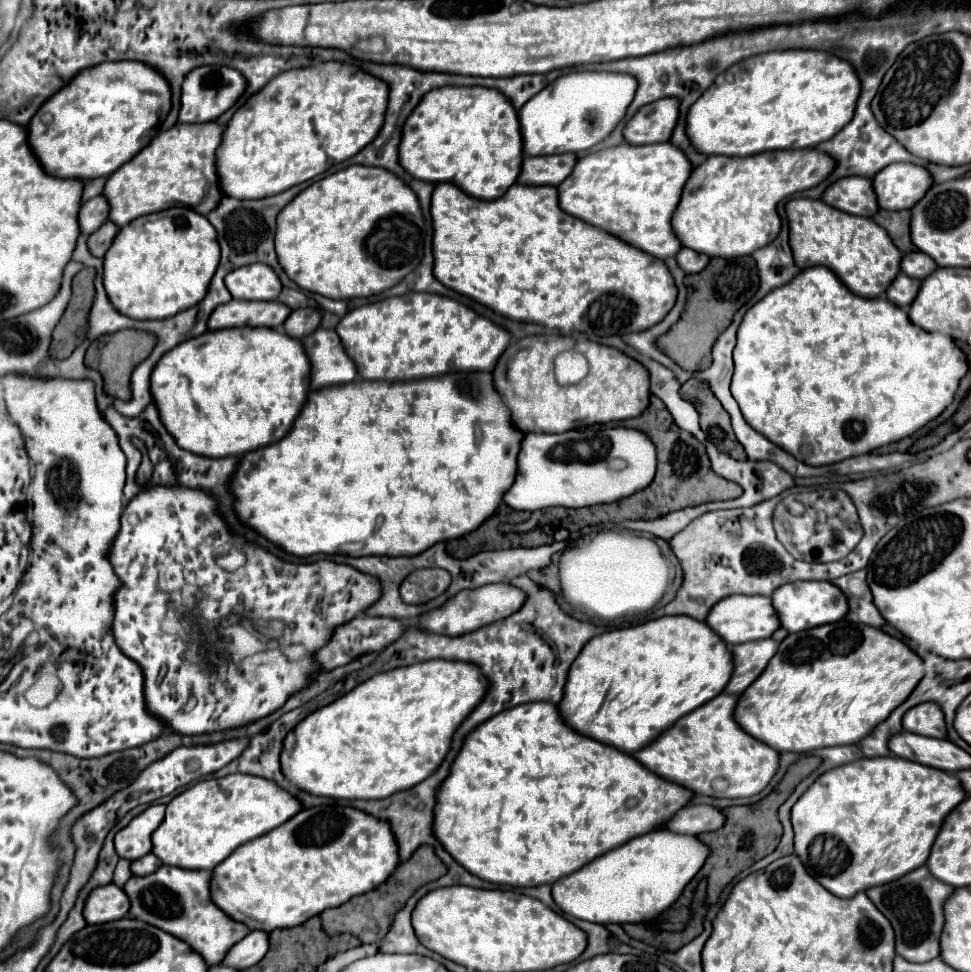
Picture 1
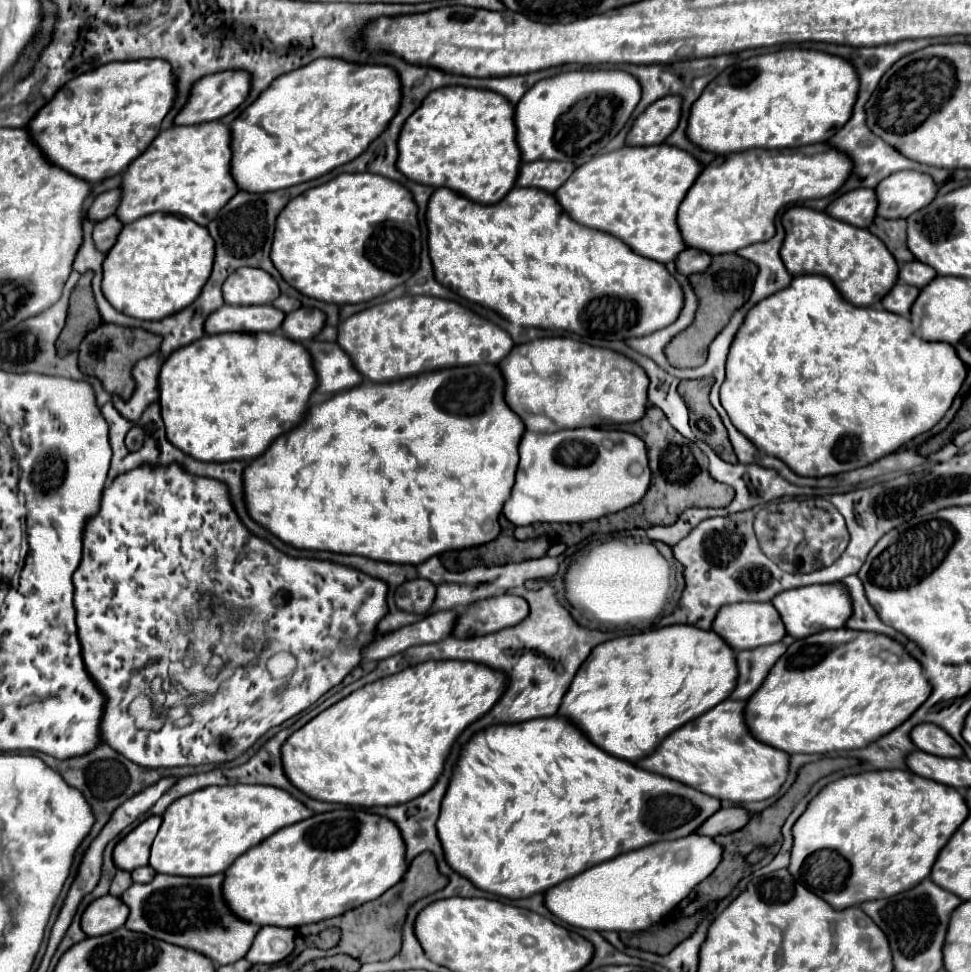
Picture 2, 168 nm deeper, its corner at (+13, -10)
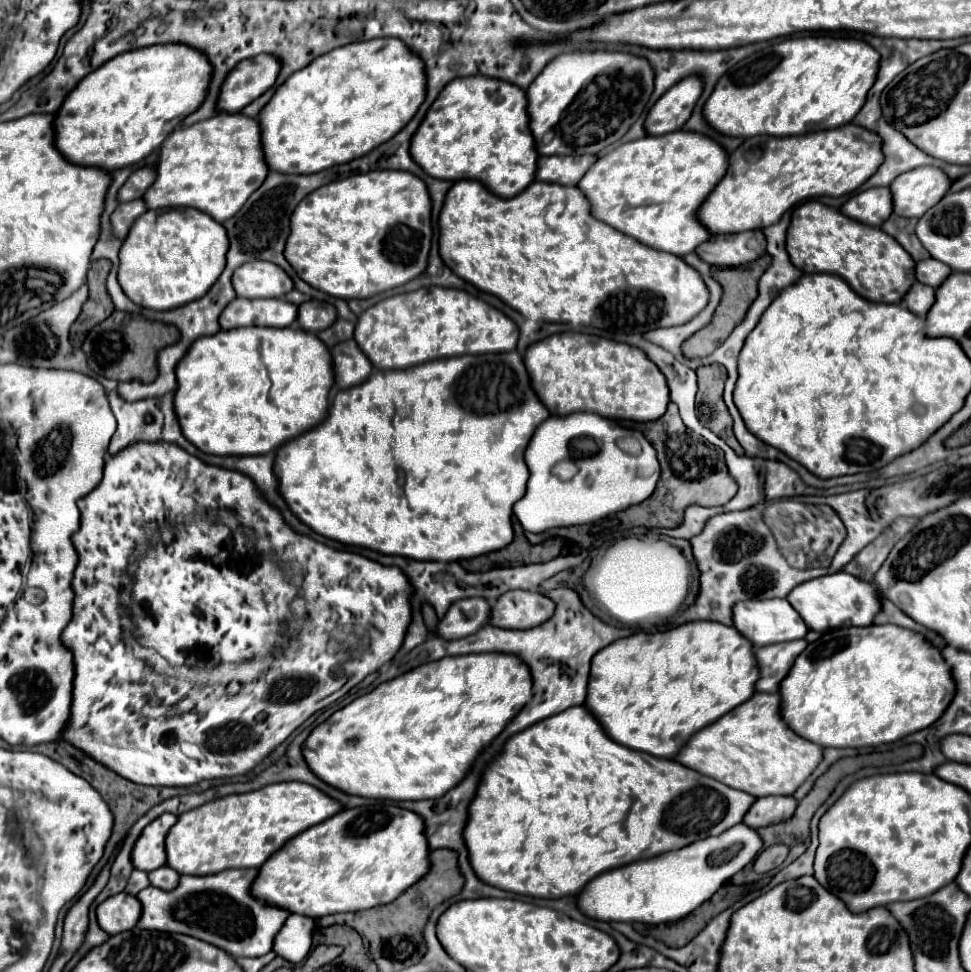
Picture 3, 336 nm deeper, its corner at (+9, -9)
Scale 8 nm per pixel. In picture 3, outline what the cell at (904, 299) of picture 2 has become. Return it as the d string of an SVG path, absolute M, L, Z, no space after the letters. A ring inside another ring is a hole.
M914 283L902 301L904 301L906 309L910 309L912 313L916 313L918 317L926 317L928 309L934 303L934 289L930 289L928 285L922 285L922 283Z

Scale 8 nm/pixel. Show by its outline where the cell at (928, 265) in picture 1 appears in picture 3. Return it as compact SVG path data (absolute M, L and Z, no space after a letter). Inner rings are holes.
M924 259L920 263L916 263L916 281L922 281L924 285L930 287L938 287L948 275L952 273L952 269L948 265L942 265L940 261L934 259Z

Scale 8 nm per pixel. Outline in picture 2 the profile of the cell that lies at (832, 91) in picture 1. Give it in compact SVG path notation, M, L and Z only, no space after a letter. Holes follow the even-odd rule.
M792 46L770 54L758 54L726 68L694 102L688 118L688 138L702 150L716 154L742 152L748 148L798 148L830 140L848 120L858 98L856 68L834 54Z

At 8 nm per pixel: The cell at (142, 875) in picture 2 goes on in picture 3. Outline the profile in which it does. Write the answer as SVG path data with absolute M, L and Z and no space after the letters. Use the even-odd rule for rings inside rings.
M166 865L148 873L150 885L160 887L160 889L168 889L168 891L170 891L170 889L174 889L174 887L178 885L178 877L180 877L180 875L178 875L174 869L166 867Z

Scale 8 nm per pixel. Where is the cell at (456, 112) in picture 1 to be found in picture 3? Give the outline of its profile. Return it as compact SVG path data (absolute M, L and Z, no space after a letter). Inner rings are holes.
M488 77L450 81L414 133L410 155L434 179L476 179L498 197L518 195L534 181L538 161L528 127L526 93L516 85Z

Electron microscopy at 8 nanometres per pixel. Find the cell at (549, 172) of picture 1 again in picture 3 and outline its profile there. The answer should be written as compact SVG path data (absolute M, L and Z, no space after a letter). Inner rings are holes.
M576 155L576 157L540 157L536 179L558 183L558 185L576 185L582 175L592 167L596 161L596 155Z

